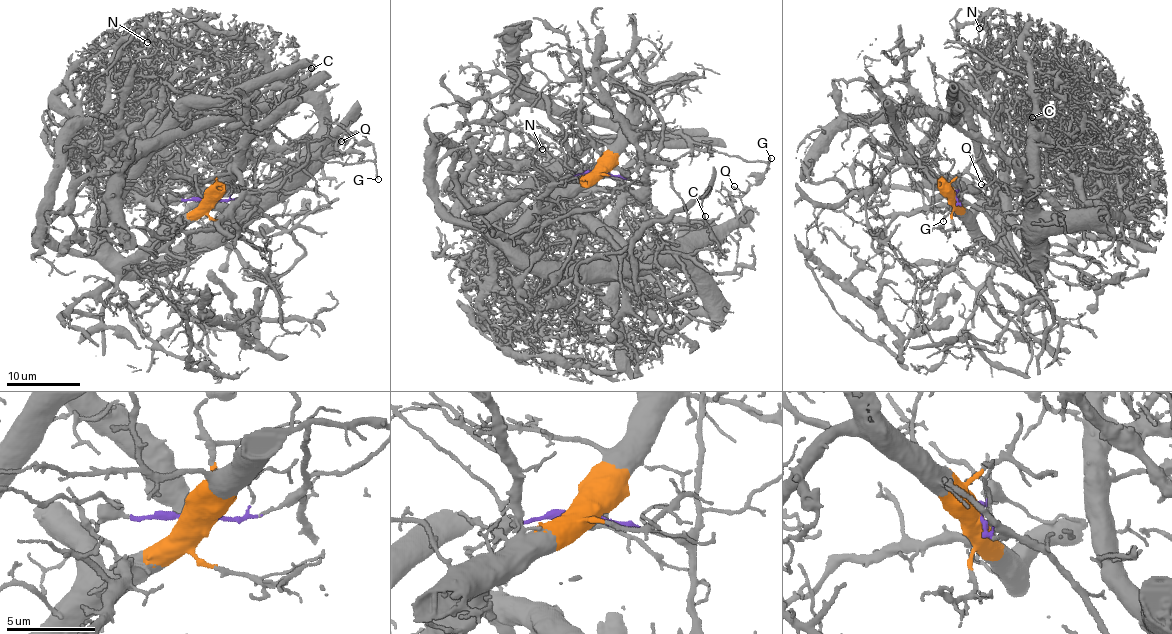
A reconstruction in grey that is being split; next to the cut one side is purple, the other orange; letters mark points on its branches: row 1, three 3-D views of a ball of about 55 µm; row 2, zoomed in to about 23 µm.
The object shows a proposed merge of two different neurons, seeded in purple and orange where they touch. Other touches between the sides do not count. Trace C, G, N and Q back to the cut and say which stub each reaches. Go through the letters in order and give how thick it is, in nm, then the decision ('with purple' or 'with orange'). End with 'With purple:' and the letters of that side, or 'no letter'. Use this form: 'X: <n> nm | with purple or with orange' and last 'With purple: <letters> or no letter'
C: 180 nm | with orange
G: 170 nm | with purple
N: 120 nm | with orange
Q: 120 nm | with purple
With purple: G, Q

